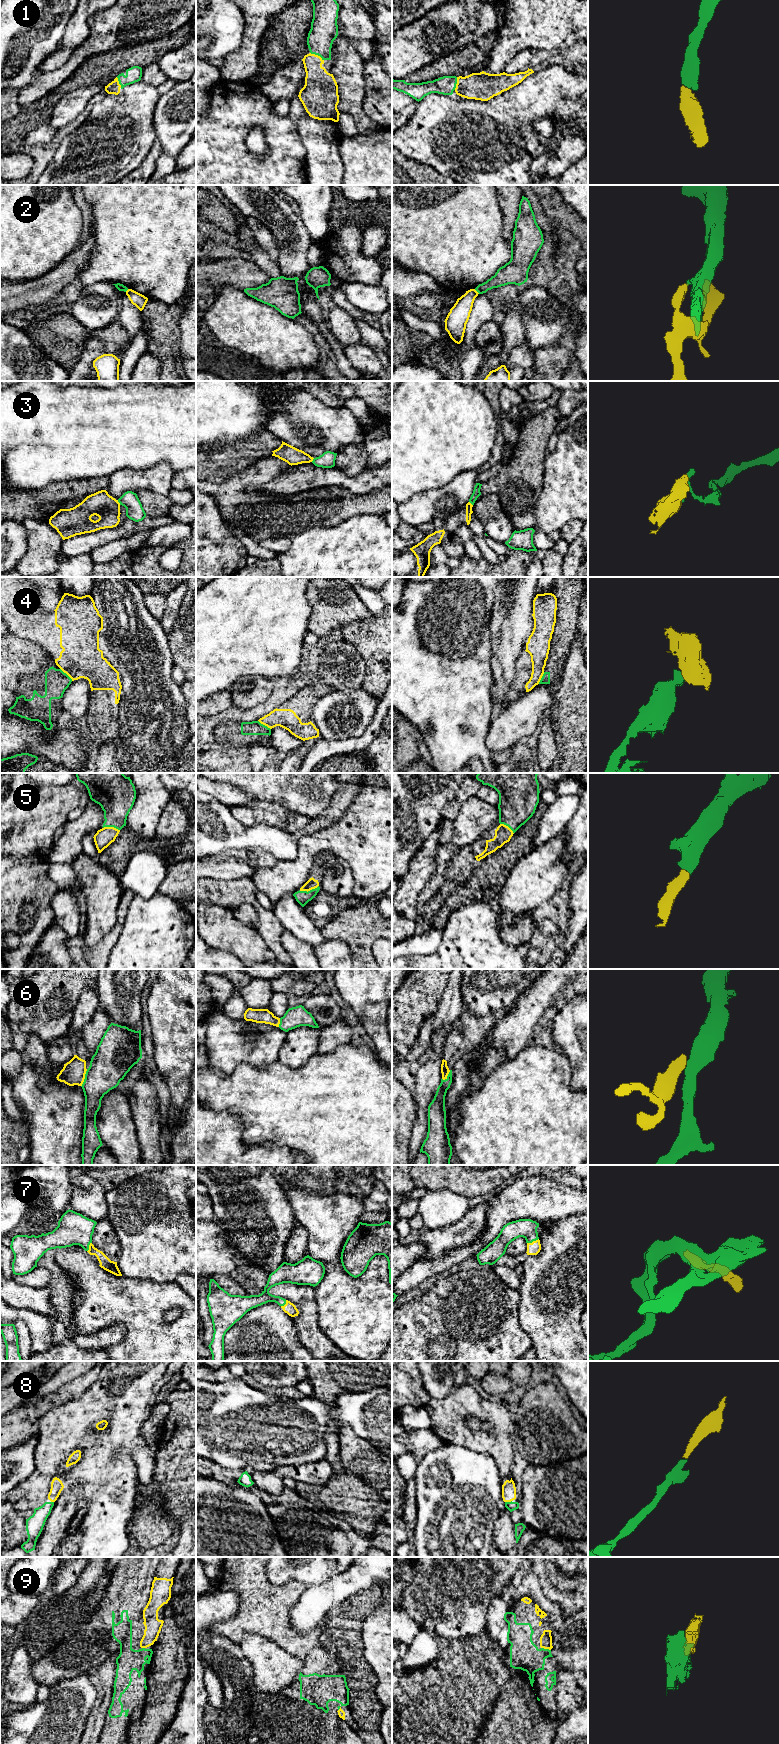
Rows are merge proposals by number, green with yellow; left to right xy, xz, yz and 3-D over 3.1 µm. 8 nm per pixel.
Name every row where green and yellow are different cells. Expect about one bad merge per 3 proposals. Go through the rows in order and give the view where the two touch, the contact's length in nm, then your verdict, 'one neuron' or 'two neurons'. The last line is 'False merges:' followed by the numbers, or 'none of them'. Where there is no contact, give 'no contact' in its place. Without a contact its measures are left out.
1: meets green in xz; contact 130 nm long; one neuron
2: meets green in yz; contact 60 nm long; two neurons
3: meets green in xy; contact 50 nm long; two neurons
4: meets green in xy; contact 140 nm long; two neurons
5: meets green in xz; contact 170 nm long; one neuron
6: meets green in xy; contact 150 nm long; one neuron
7: meets green in yz; contact 100 nm long; one neuron
8: meets green in yz; contact 60 nm long; one neuron
9: meets green in yz; contact 80 nm long; one neuron
False merges: 2, 3, 4

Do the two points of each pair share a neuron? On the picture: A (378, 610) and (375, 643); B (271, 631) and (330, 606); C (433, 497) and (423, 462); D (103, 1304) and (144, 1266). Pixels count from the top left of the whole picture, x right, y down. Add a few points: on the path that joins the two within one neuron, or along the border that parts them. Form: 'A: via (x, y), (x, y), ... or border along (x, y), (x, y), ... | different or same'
A: border along (373, 614), (381, 616) | different
B: border along (305, 591), (305, 596), (311, 608), (308, 630) | different
C: border along (452, 479), (441, 487), (423, 490), (409, 498) | different
D: border along (122, 1275), (128, 1278), (147, 1279), (154, 1283) | different

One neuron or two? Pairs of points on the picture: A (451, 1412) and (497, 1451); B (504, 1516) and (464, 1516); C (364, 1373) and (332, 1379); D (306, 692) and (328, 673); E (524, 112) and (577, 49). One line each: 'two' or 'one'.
A: one
B: two
C: one
D: two
E: two

